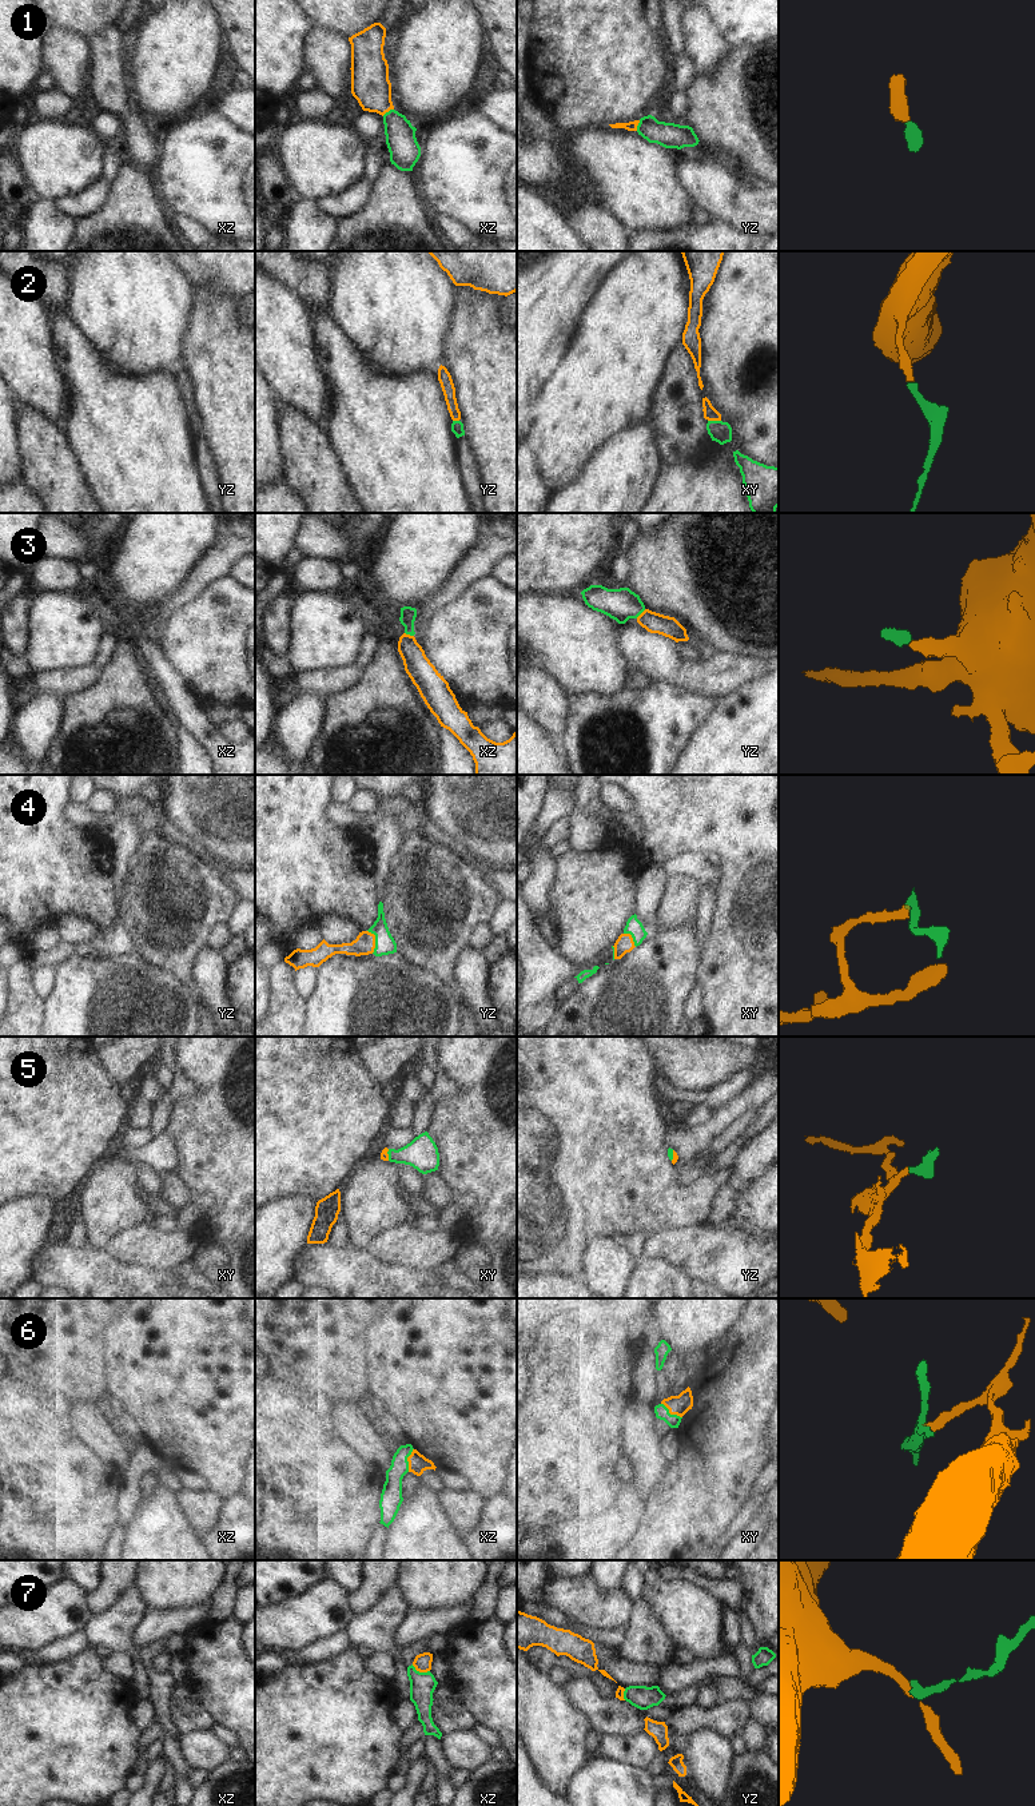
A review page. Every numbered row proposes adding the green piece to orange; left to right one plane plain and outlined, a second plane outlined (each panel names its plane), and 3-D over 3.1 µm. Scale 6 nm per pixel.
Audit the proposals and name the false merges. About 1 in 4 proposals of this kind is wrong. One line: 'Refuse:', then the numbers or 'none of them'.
Refuse: 7

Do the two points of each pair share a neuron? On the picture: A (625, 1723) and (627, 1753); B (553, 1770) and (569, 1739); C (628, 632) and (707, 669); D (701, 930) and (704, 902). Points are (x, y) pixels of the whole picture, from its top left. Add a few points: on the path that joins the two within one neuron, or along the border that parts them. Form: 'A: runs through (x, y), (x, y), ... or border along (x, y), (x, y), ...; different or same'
A: border along (643, 1729), (625, 1735), (600, 1735); different
B: runs through (556, 1762), (557, 1751), (561, 1747); same
C: runs through (648, 652), (673, 669), (687, 669); same
D: runs through (703, 923), (704, 909); same

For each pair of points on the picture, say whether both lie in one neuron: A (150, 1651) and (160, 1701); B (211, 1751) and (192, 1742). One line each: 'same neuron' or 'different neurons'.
A: same neuron
B: same neuron

